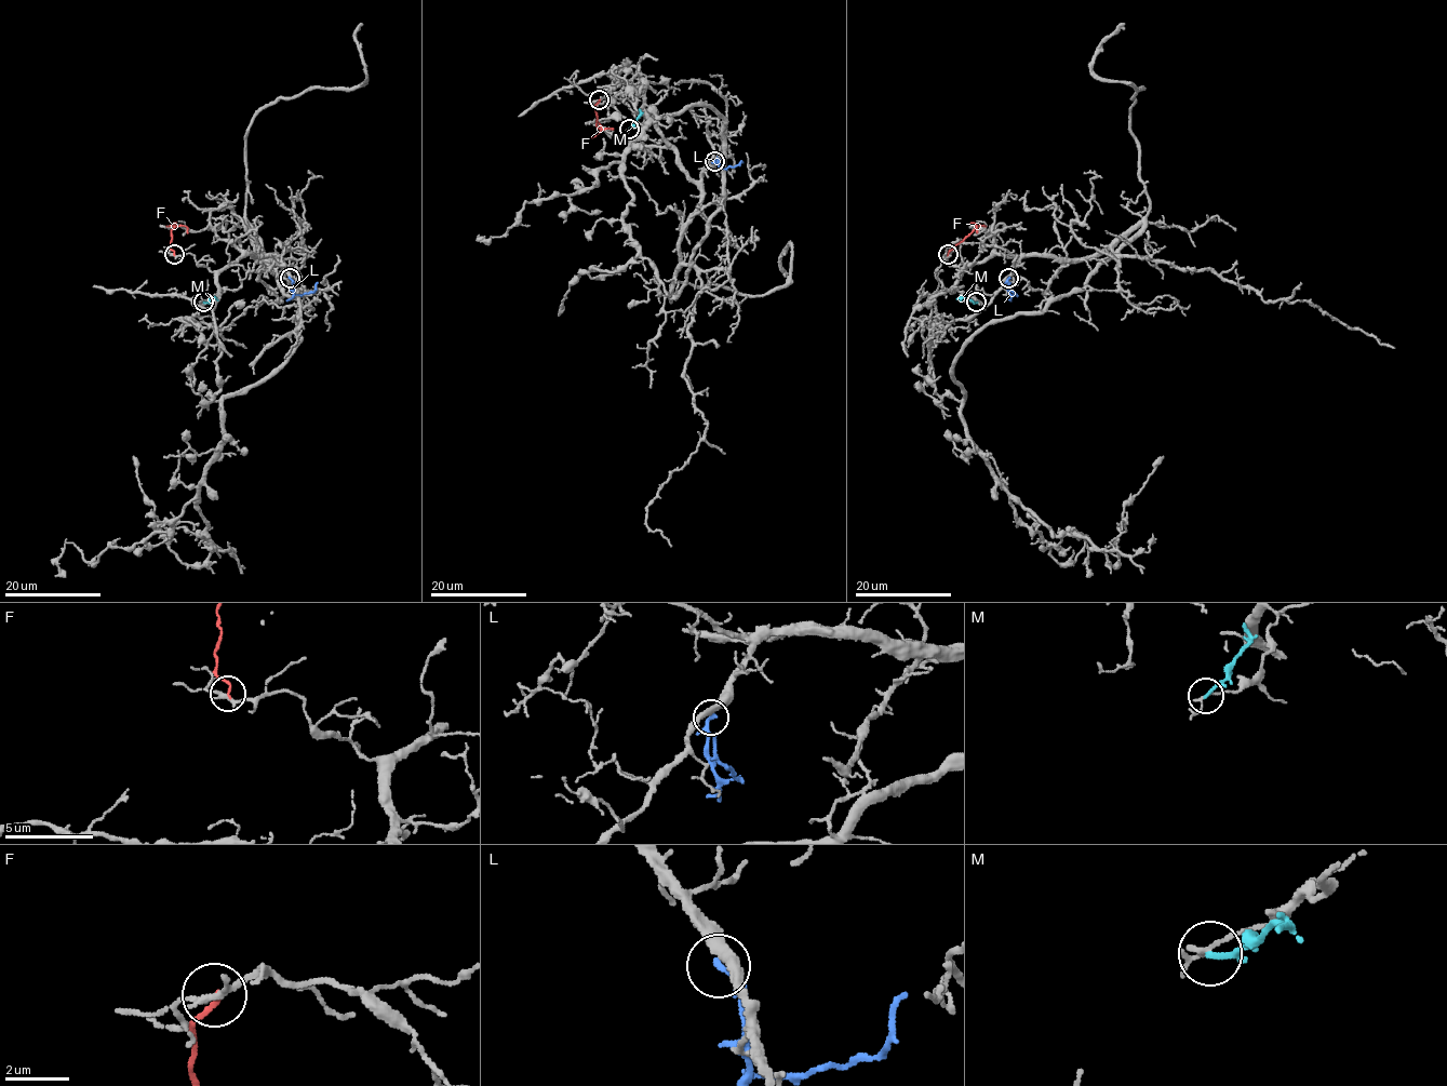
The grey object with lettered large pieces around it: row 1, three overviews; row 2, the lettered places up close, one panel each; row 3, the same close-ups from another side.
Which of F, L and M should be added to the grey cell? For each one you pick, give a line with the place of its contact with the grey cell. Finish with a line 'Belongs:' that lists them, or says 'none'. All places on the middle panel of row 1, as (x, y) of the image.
Belongs: none

